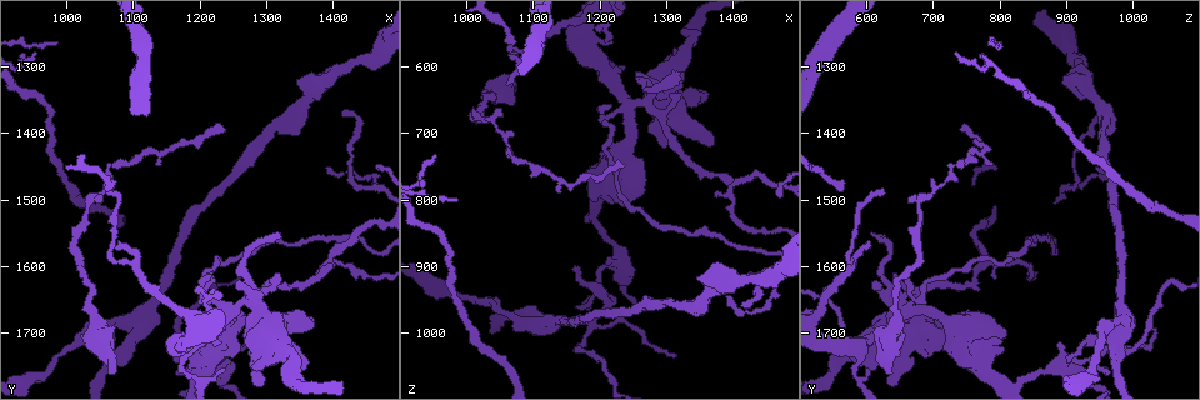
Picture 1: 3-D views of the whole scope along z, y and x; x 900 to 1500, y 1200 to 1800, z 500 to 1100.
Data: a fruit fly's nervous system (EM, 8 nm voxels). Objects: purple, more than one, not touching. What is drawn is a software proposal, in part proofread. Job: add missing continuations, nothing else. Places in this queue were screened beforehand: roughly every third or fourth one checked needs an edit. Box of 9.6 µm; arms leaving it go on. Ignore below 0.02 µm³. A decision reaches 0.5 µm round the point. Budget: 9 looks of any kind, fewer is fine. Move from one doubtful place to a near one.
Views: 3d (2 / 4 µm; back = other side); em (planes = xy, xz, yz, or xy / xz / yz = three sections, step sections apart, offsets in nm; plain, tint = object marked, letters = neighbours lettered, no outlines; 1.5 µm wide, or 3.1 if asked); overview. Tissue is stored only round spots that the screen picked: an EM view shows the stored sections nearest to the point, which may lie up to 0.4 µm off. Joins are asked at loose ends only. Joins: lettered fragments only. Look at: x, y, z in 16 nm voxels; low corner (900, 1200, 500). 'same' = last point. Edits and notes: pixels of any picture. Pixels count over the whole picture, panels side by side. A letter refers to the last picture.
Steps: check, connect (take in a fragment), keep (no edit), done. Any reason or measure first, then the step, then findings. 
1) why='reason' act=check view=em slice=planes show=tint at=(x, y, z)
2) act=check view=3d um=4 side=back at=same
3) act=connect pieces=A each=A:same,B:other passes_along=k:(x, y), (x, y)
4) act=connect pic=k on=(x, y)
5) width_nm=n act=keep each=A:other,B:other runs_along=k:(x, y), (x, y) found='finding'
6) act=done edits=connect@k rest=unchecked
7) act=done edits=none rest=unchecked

why='branch stops here' act=check view=em slice=planes show=letters at=(1235, 1400, 745)

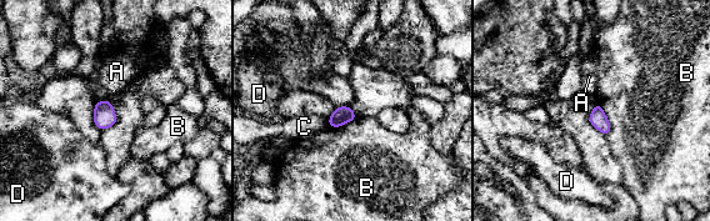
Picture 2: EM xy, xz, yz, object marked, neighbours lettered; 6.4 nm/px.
width_nm=110 act=keep each=A:other,B:other,C:other,D:other found='none of them fits'

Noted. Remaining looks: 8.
why='free end' act=check view=em slice=yz step=4 show=letters at=(955, 1280, 735)

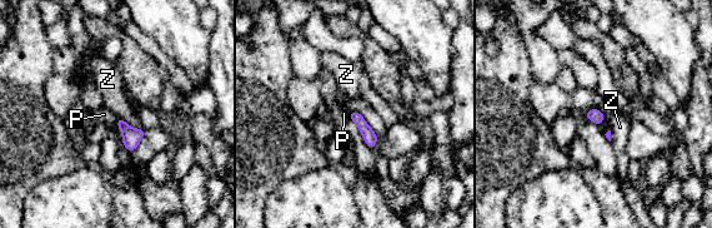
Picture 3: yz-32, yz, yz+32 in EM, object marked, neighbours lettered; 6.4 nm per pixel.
act=check view=em slice=planes show=letters at=same

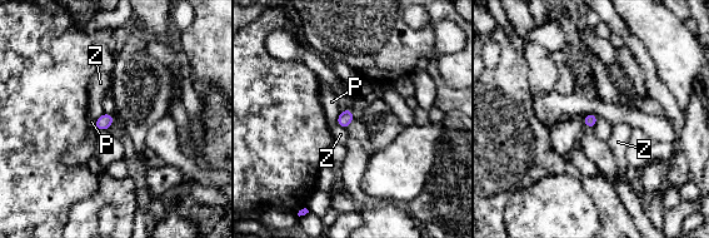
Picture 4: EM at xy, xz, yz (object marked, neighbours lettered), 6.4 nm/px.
act=keep each=P:other,Z:other border=4:(335, 122), (345, 129) found='no lettered fragment goes on from it'

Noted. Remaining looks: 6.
why='an open end' act=check view=em slice=planes show=letters at=(1235, 1710, 810)

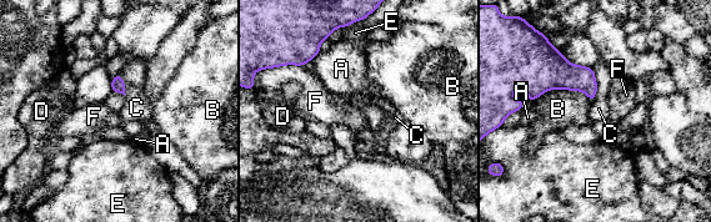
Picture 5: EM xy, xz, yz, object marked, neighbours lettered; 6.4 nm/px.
act=keep each=A:other,B:other,C:other,D:other,E:other,F:other border=5:(592, 67), (596, 95), (591, 102) found='no lettered fragment goes on from it'

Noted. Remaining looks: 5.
why='free end' act=check view=3d um=2 side=back at=(1410, 1375, 960)

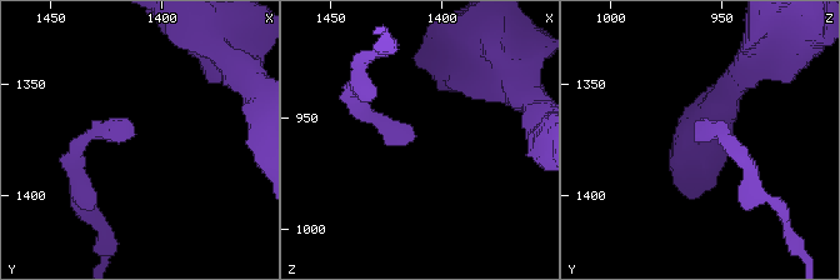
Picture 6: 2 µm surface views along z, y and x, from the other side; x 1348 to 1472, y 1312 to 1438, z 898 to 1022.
act=check view=em slice=planes show=letters at=(1411, 1373, 959)

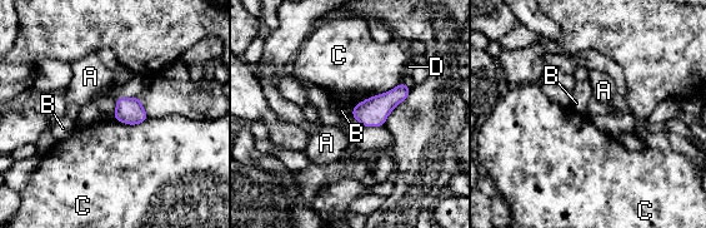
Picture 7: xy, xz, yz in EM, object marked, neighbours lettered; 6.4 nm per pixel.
act=keep each=A:other,B:other,C:other,D:other found='no lettered fragment goes on from it'

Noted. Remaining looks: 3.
act=done edits=none rest=unchecked

